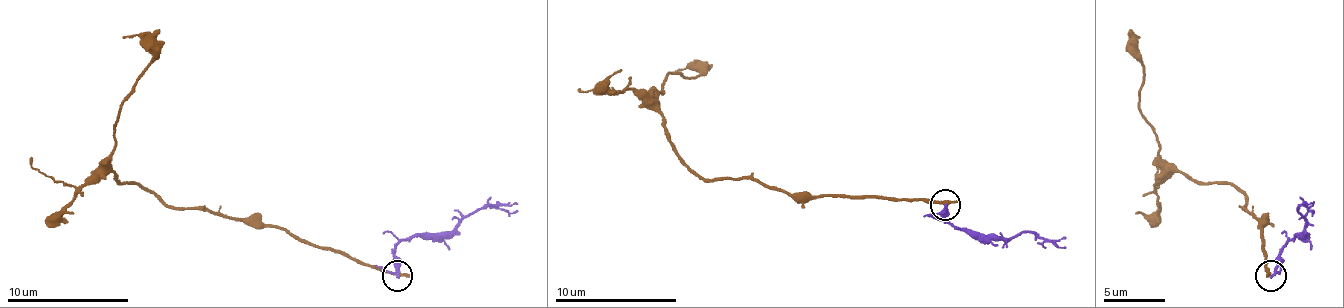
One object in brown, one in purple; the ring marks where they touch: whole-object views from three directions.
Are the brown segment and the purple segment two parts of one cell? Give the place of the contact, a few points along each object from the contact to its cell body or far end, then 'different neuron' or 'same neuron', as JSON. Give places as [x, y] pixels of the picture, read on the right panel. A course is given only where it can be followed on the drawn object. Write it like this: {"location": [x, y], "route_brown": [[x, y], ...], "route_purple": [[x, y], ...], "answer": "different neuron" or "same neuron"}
{"location": [1271, 276], "route_brown": [[1271, 275], [1262, 226], [1244, 195], [1174, 171], [1162, 156], [1140, 101], [1140, 37]], "route_purple": [[1271, 275], [1284, 247], [1302, 232], [1305, 220], [1299, 208], [1314, 211]], "answer": "different neuron"}

